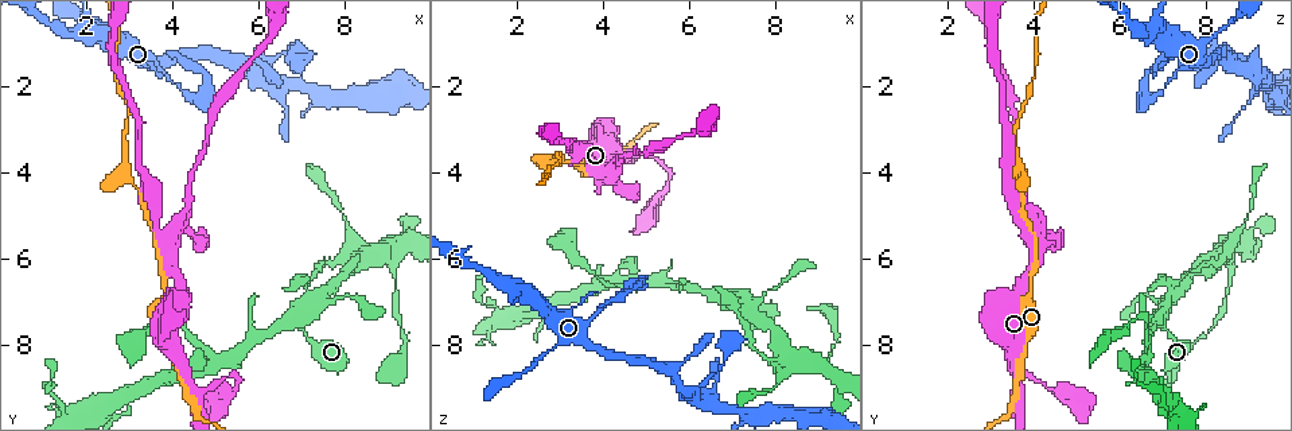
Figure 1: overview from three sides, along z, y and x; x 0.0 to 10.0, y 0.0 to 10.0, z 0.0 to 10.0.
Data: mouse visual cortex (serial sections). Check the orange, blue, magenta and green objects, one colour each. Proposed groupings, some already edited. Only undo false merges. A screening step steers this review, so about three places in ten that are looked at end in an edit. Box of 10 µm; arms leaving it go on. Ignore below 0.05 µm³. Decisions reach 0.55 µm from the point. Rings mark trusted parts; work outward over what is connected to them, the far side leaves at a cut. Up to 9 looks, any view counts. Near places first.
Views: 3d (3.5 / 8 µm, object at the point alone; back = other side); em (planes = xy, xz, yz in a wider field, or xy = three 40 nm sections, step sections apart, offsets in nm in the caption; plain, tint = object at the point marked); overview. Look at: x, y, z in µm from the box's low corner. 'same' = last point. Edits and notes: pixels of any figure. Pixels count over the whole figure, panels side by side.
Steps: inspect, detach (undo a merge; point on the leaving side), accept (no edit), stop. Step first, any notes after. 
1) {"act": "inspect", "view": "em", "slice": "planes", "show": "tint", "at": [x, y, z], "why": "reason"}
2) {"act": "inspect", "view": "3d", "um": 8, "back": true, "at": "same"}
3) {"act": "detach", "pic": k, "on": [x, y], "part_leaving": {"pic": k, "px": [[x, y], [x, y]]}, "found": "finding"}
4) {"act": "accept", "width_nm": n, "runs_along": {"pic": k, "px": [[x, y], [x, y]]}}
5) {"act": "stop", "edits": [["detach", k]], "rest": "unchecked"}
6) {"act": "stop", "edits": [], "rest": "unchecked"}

{"act": "inspect", "view": "3d", "um": 3.5, "at": [4.15, 2.05, 7.10], "why": "calibre changes"}

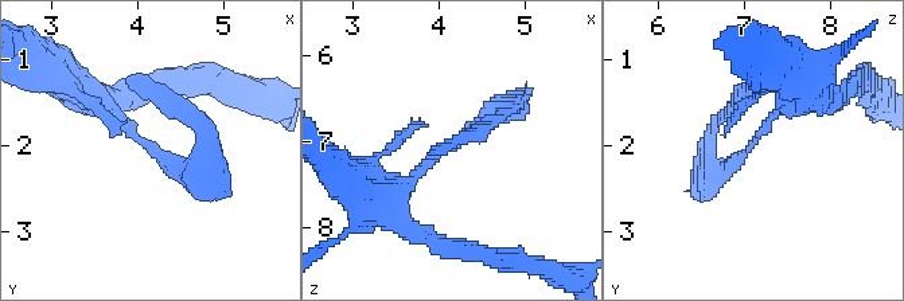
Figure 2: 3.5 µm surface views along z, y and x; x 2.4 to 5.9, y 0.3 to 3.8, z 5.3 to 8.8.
{"act": "inspect", "view": "em", "slice": "xy", "step": 1, "show": "tint", "at": [4.20, 2.05, 7.05], "why": "shape alone is not enough"}

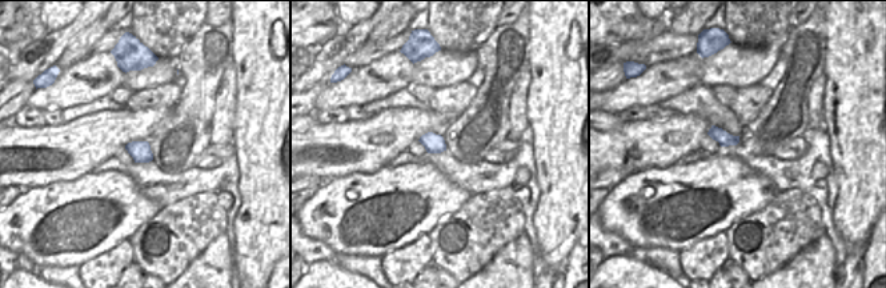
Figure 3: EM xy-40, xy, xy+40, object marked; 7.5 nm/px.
{"act": "inspect", "view": "em", "slice": "xy", "step": 2, "show": "tint", "at": "same", "why": "another direction"}

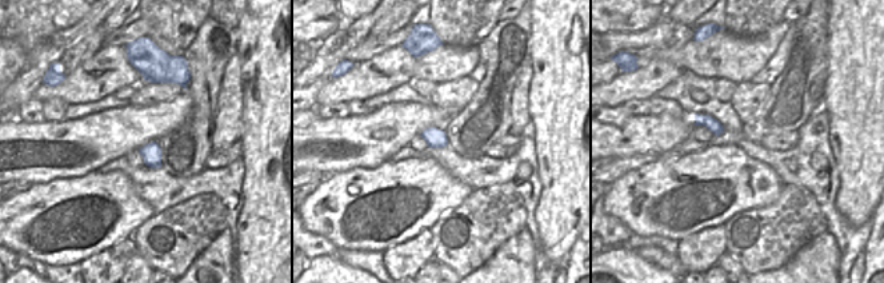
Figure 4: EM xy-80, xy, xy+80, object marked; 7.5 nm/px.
{"act": "detach", "pic": 2, "on": [184, 114], "width_nm": 150, "part_leaving": {"pic": 2, "px": [[155, 153], [209, 161], [187, 112]]}, "found": "a second cell is stuck on"}

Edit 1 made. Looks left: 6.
{"act": "inspect", "view": "3d", "um": 3.5, "at": [8.10, 5.60, 8.70], "why": "thick turns thin"}

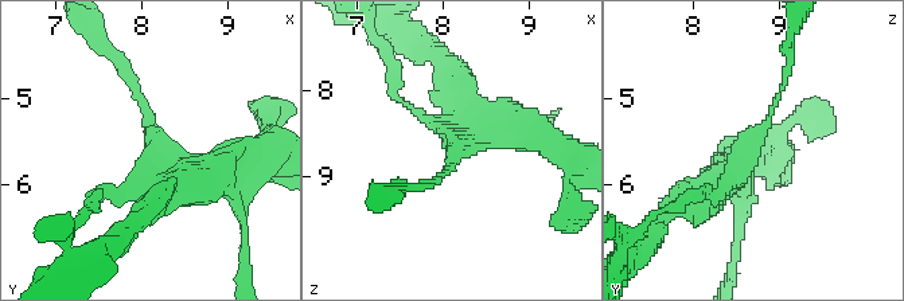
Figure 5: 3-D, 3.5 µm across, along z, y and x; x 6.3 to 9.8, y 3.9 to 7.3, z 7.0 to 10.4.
{"act": "inspect", "view": "em", "slice": "planes", "show": "tint", "at": [8.15, 5.55, 8.65], "why": "need the tissue"}

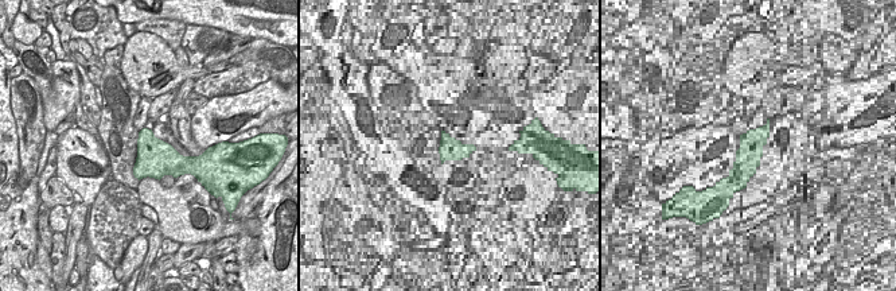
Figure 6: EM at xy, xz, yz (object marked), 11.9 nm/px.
{"act": "detach", "pic": 5, "on": [398, 83], "width_nm": 440, "part_leaving": {"pic": 5, "px": [[455, 143], [451, 167], [409, 188]]}, "found": "a second cell is stuck on"}

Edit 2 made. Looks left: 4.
{"act": "inspect", "view": "overview", "why": "see it whole again"}

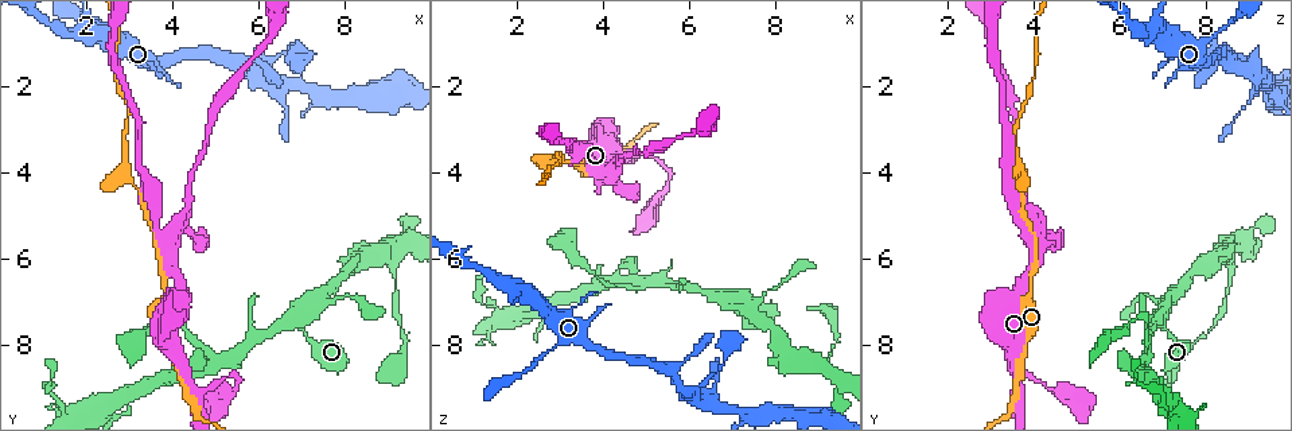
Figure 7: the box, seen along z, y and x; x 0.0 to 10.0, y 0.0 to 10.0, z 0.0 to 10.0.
{"act": "inspect", "view": "3d", "um": 3.5, "at": [6.95, 7.50, 6.95], "why": "three arms meet"}

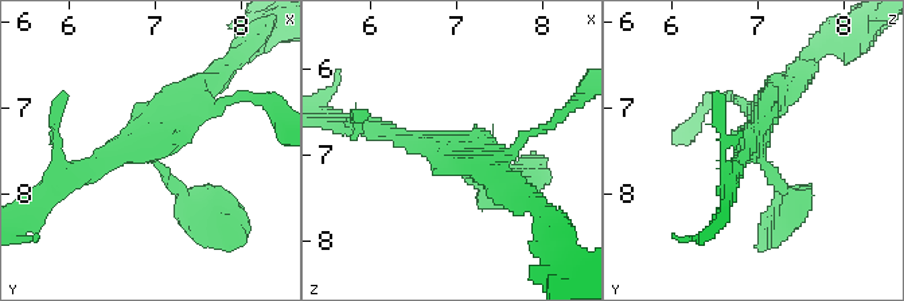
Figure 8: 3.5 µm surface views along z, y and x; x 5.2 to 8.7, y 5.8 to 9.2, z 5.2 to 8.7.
{"act": "inspect", "view": "em", "slice": "planes", "show": "tint", "at": [6.90, 7.50, 6.95], "arms": 3, "arm_widths_nm": [200, 200, 350], "why": "shape alone is not enough"}

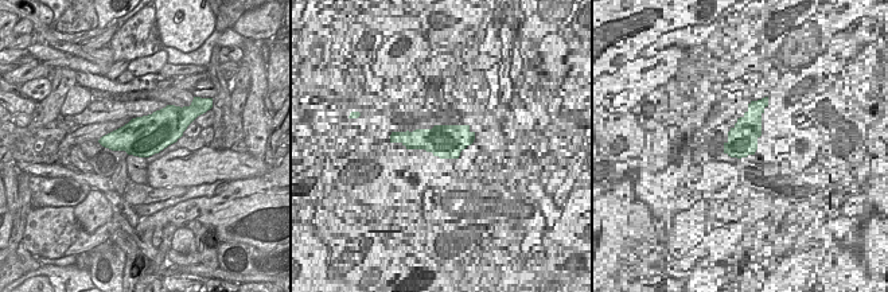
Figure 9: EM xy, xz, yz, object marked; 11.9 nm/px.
{"act": "inspect", "view": "em", "slice": "xy", "step": 2, "show": "tint", "at": "same"}

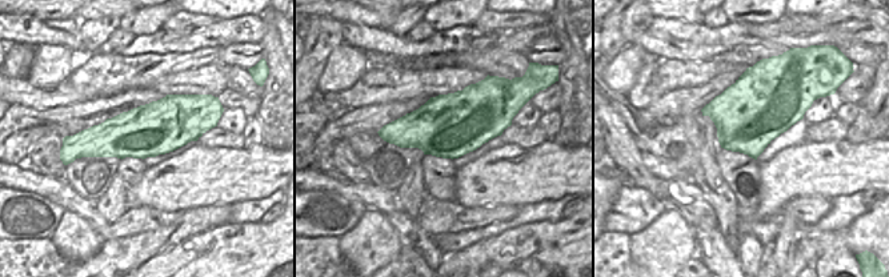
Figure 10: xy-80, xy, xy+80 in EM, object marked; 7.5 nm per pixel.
{"act": "accept", "found": "continuous, no second cell"}

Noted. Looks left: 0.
{"act": "stop", "edits": [["detach", 2], ["detach", 5]], "rest": "unchecked"}

